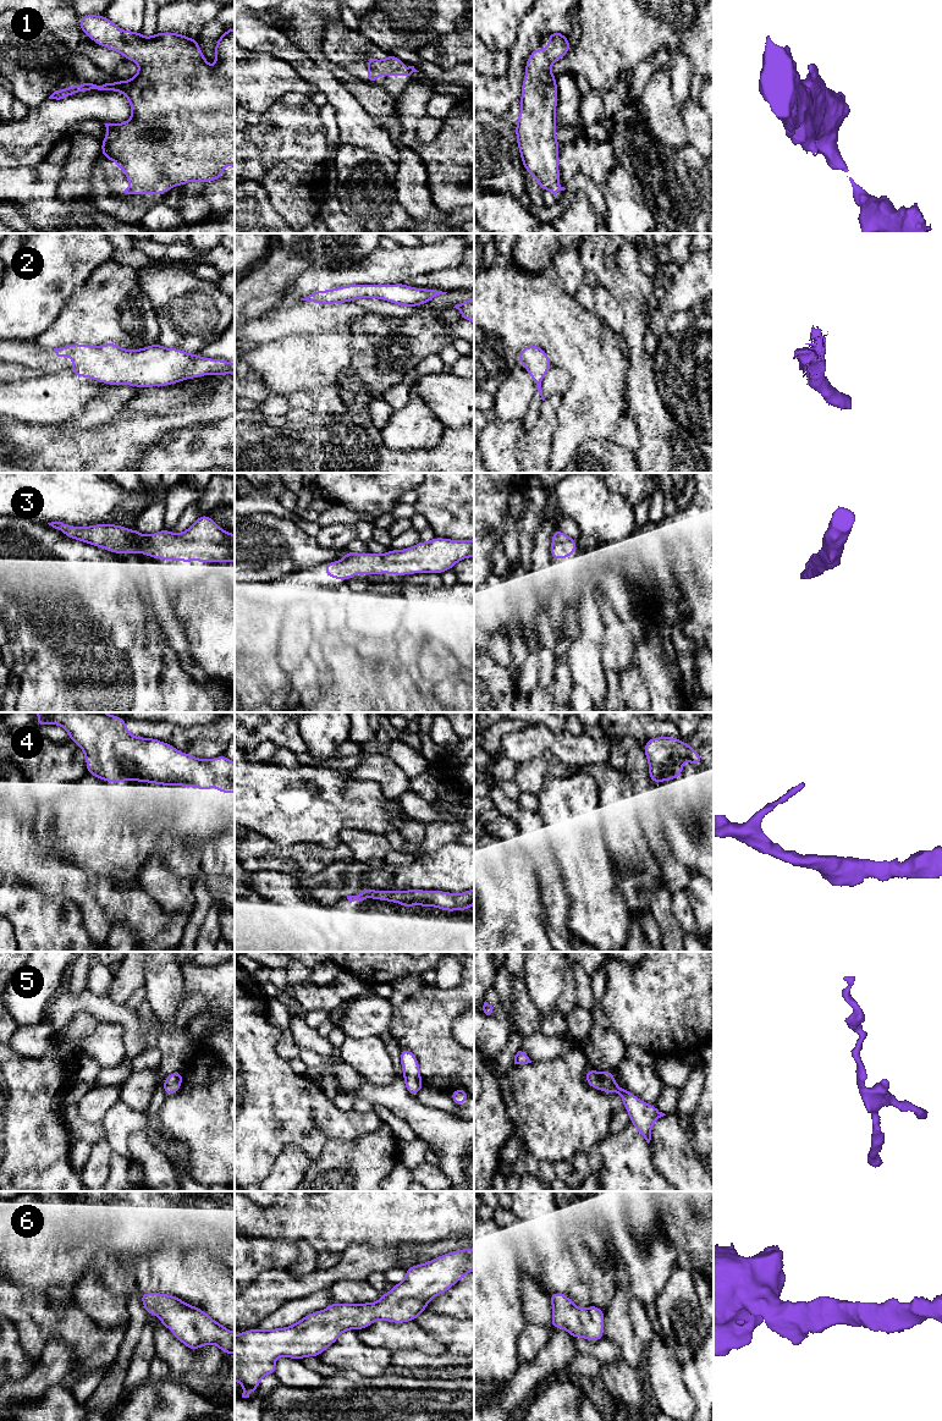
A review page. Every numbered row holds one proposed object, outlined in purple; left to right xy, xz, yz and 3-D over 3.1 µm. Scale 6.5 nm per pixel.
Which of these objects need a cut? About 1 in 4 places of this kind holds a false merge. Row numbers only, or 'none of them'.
1

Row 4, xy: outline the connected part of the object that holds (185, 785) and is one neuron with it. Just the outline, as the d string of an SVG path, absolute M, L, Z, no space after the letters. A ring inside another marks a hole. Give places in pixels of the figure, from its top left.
M37 712L37 727L59 725L83 750L87 772L101 781L138 781L162 786L194 786L209 791L217 787L219 793L235 793L235 762L225 755L203 760L154 738L134 737L128 733L126 720L104 712Z

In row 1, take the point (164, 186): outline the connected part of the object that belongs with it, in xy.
M162 178L160 182L149 186L149 187L143 187L143 186L137 186L133 183L130 183L128 187L123 191L123 193L127 194L162 194L165 192L169 192L171 189L171 184L166 178Z

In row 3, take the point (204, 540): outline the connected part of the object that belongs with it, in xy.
M208 514L200 516L186 532L178 534L162 529L143 535L137 528L130 530L116 524L78 528L62 522L48 524L71 539L120 555L134 556L142 551L153 558L177 562L235 562L235 534L226 533Z

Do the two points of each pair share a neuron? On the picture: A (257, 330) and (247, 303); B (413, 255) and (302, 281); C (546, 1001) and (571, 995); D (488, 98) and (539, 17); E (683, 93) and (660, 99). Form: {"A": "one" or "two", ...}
{"A": "two", "B": "one", "C": "two", "D": "one", "E": "two"}

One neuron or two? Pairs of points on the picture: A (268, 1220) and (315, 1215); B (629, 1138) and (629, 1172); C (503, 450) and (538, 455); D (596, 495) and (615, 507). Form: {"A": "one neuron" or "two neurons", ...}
{"A": "one neuron", "B": "one neuron", "C": "two neurons", "D": "one neuron"}

